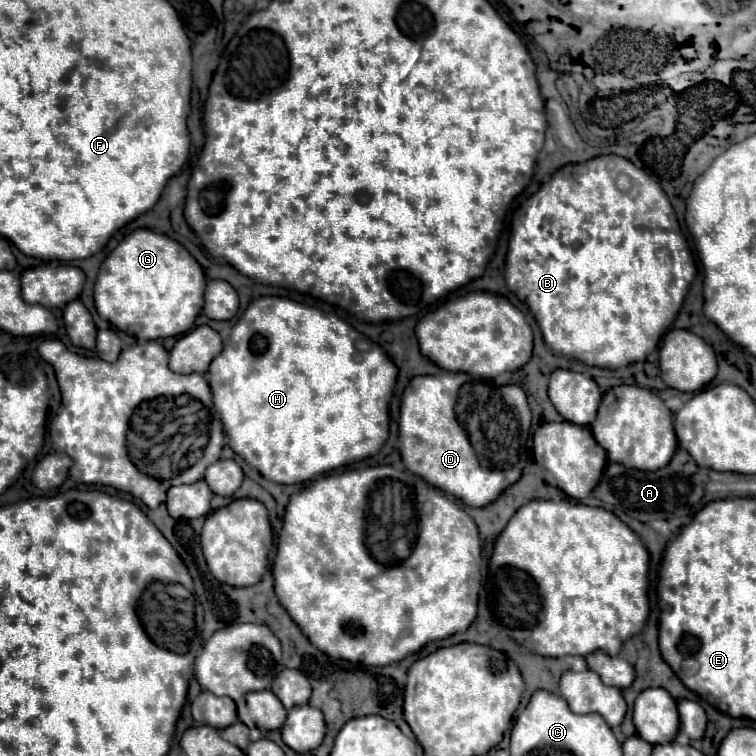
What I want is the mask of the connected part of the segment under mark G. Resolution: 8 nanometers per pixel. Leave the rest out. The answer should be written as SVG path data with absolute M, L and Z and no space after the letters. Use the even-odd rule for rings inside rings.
M137 229L101 263L95 281L97 313L137 339L165 339L185 333L203 307L205 275L189 251L167 235Z

